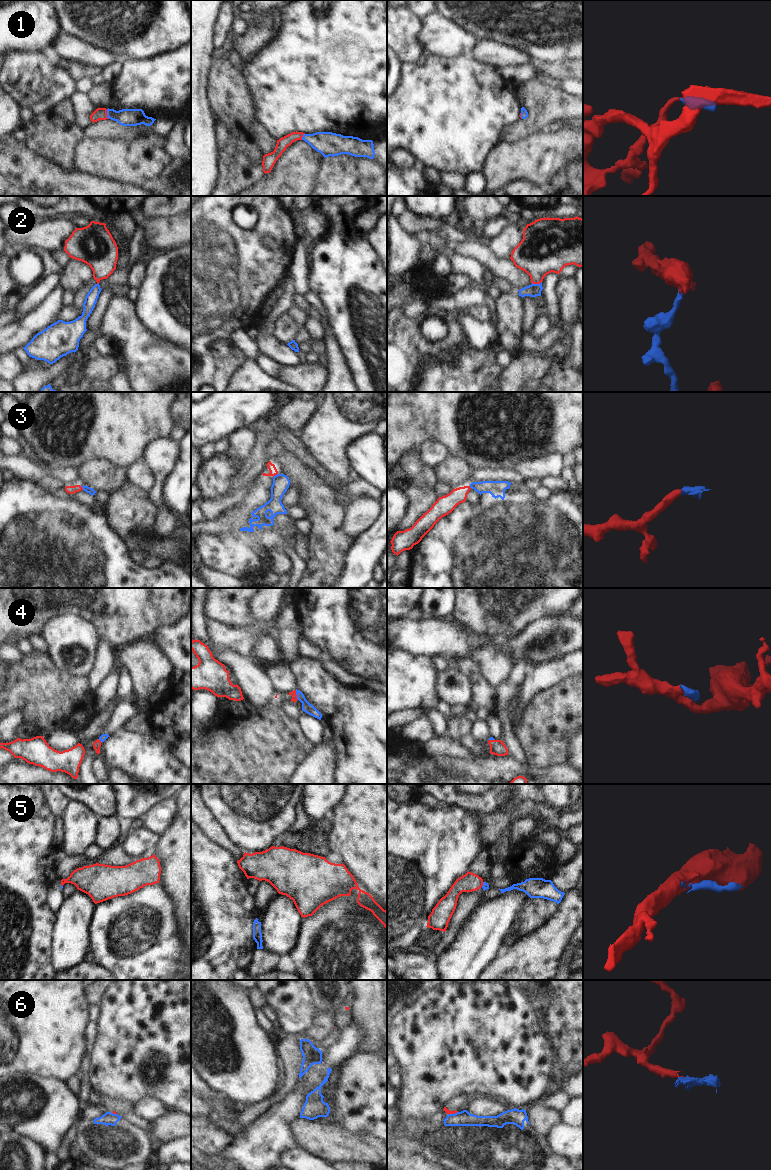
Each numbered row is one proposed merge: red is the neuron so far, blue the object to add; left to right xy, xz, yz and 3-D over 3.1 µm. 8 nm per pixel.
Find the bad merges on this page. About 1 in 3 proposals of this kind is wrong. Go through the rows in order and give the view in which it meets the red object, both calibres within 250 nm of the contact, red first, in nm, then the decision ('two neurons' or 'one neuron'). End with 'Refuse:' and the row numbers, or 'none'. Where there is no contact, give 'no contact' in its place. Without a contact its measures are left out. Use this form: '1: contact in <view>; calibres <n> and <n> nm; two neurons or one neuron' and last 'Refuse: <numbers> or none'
1: contact in xy; calibres 100 and 140 nm; one neuron
2: contact in yz; calibres 360 and 110 nm; one neuron
3: contact in xz; calibres 60 and 140 nm; two neurons
4: contact in xz; calibres 50 and 80 nm; one neuron
5: contact in yz; calibres 150 and 50 nm; two neurons
6: contact in yz; calibres 40 and 120 nm; two neurons
Refuse: 3, 5, 6

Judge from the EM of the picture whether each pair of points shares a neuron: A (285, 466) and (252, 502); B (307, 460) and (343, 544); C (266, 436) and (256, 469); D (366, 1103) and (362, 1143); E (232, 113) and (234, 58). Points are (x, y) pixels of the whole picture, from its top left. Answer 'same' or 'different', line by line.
A: different
B: different
C: same
D: different
E: different

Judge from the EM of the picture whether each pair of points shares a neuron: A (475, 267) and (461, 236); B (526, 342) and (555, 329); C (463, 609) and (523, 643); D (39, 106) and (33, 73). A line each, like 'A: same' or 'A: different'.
A: different
B: same
C: different
D: same

